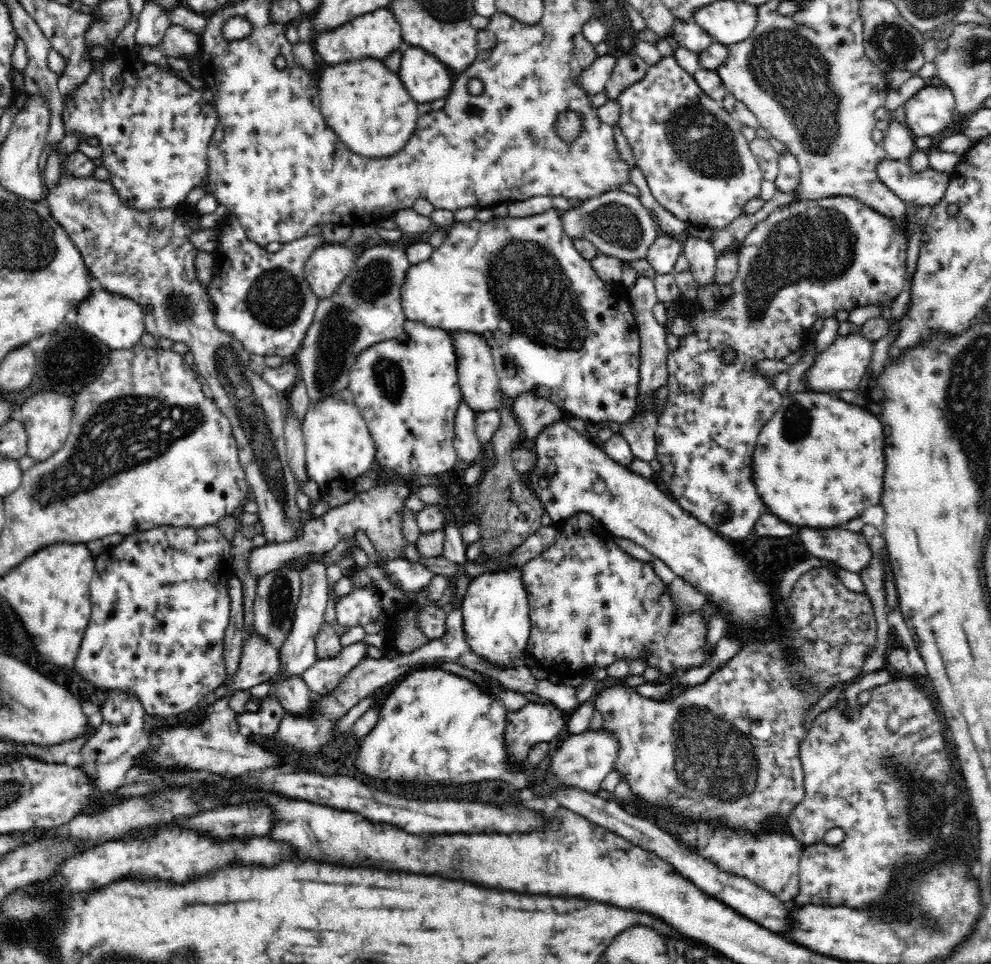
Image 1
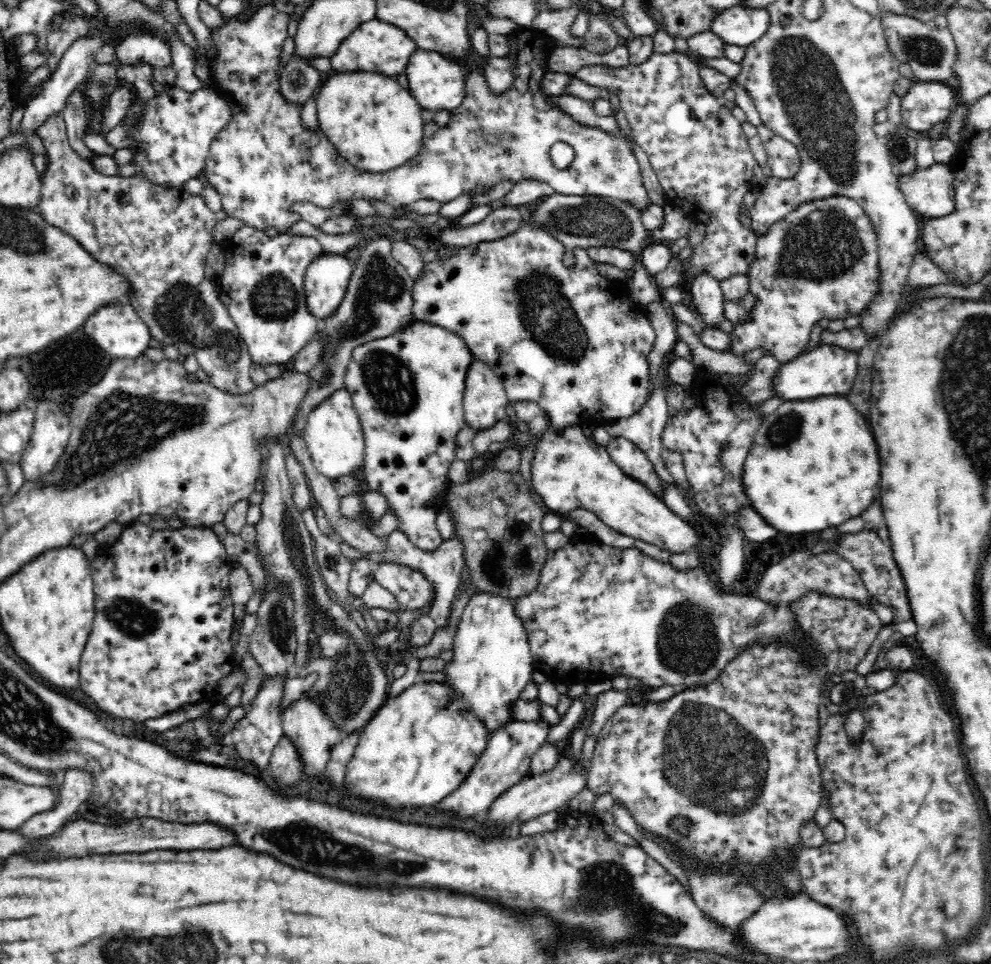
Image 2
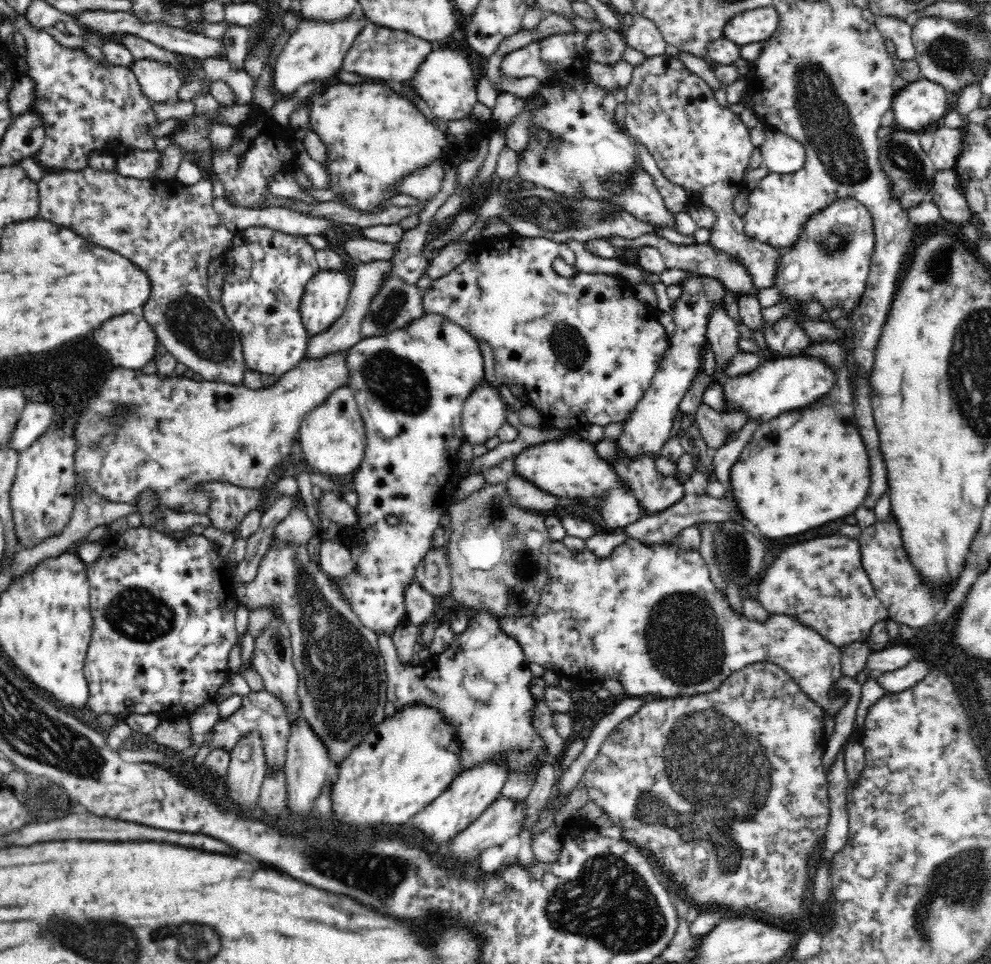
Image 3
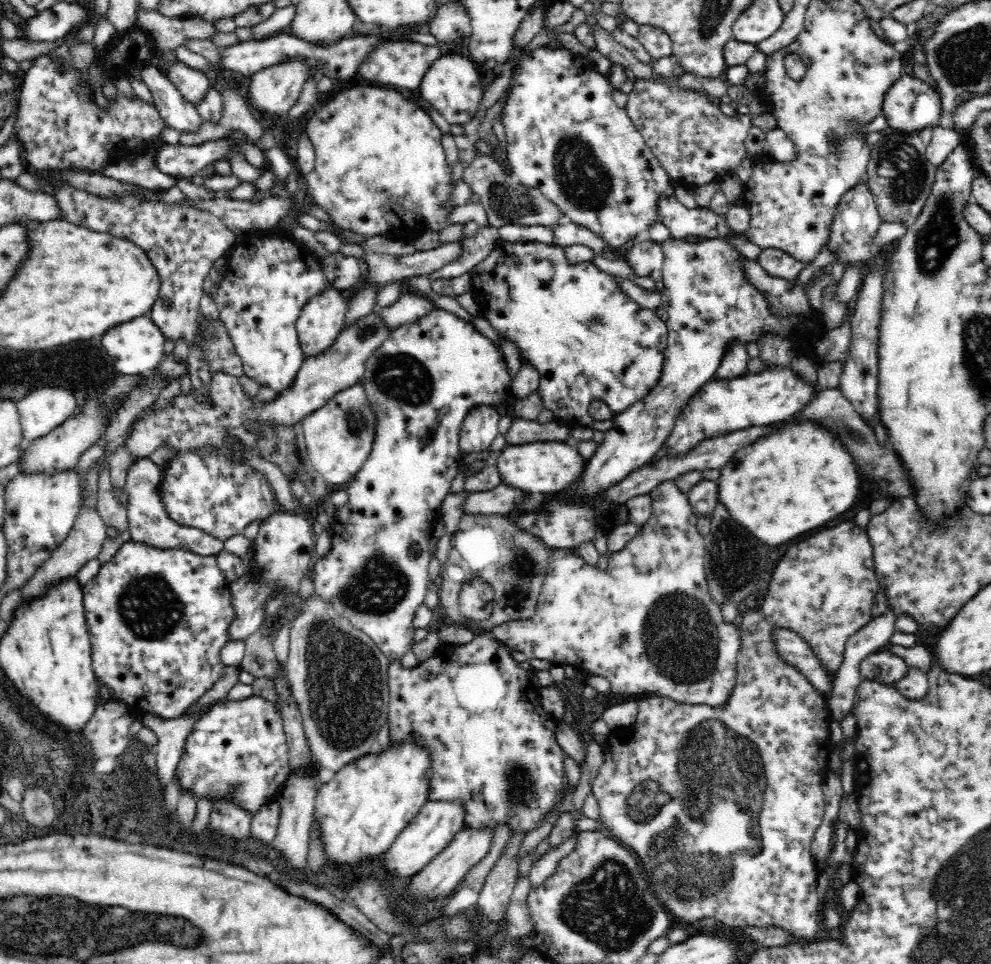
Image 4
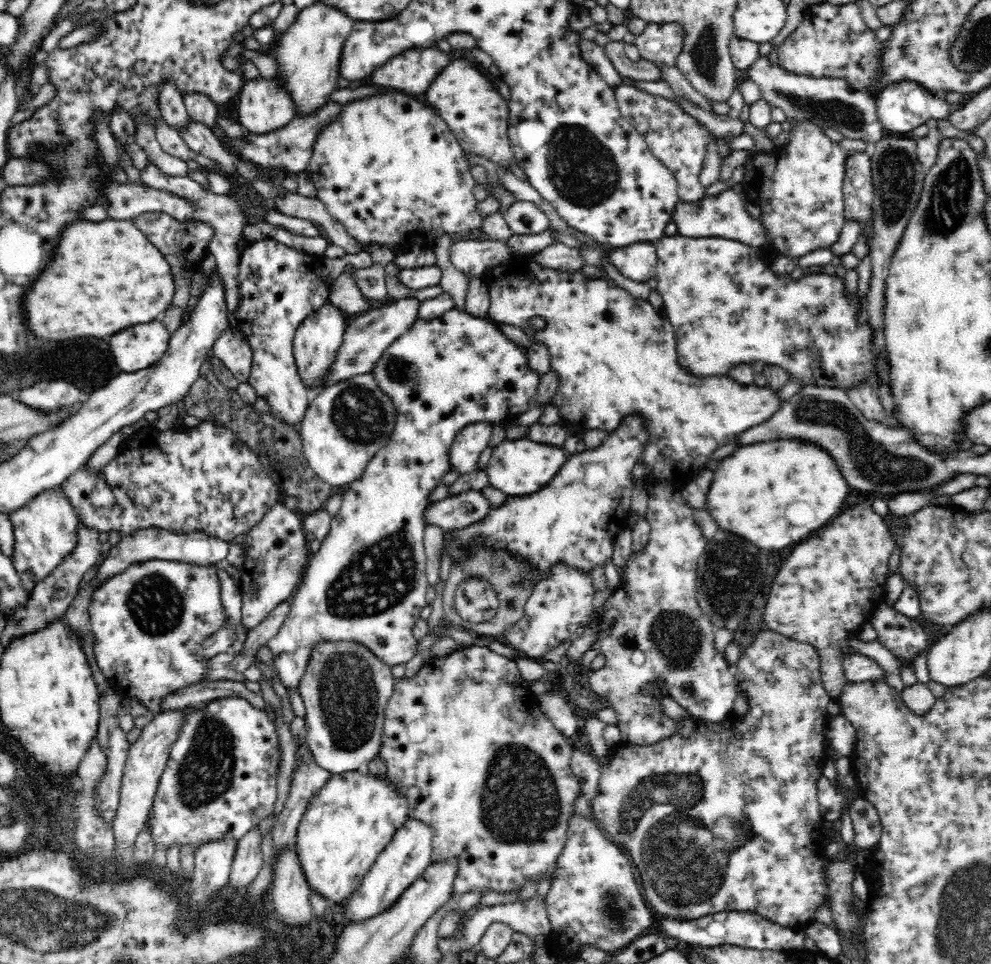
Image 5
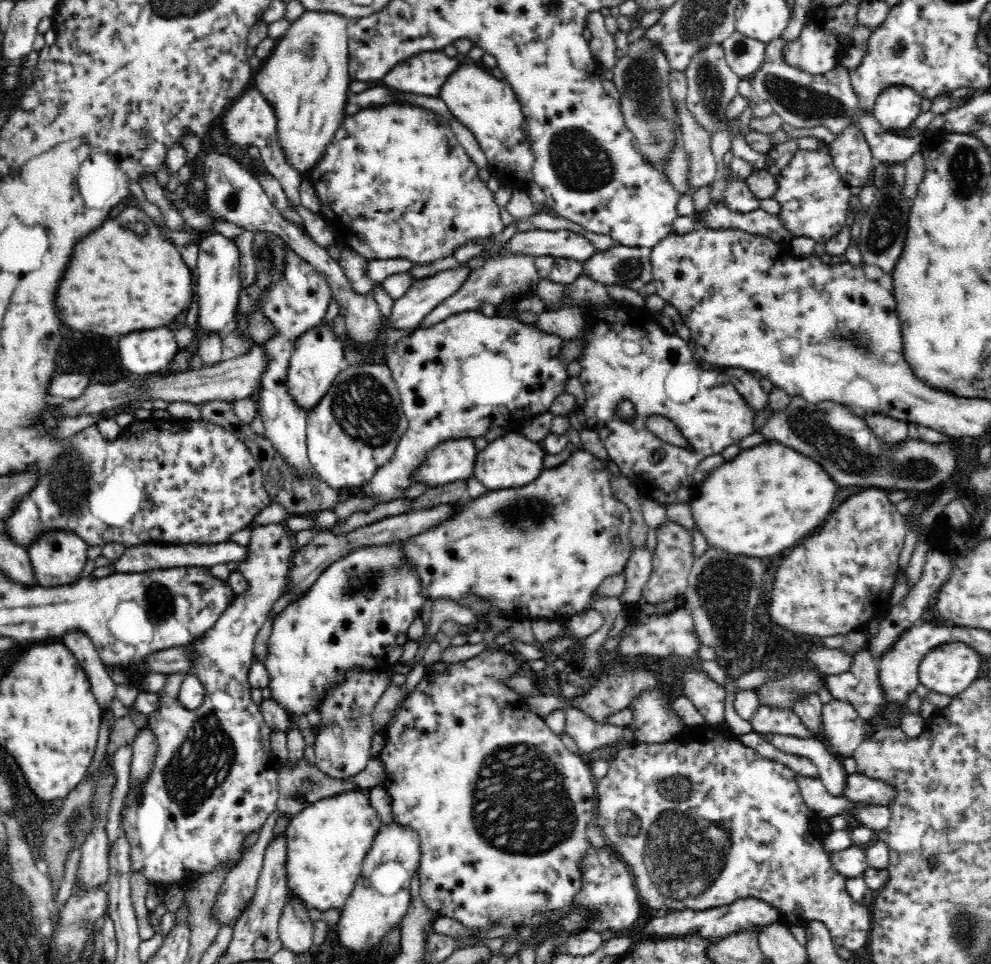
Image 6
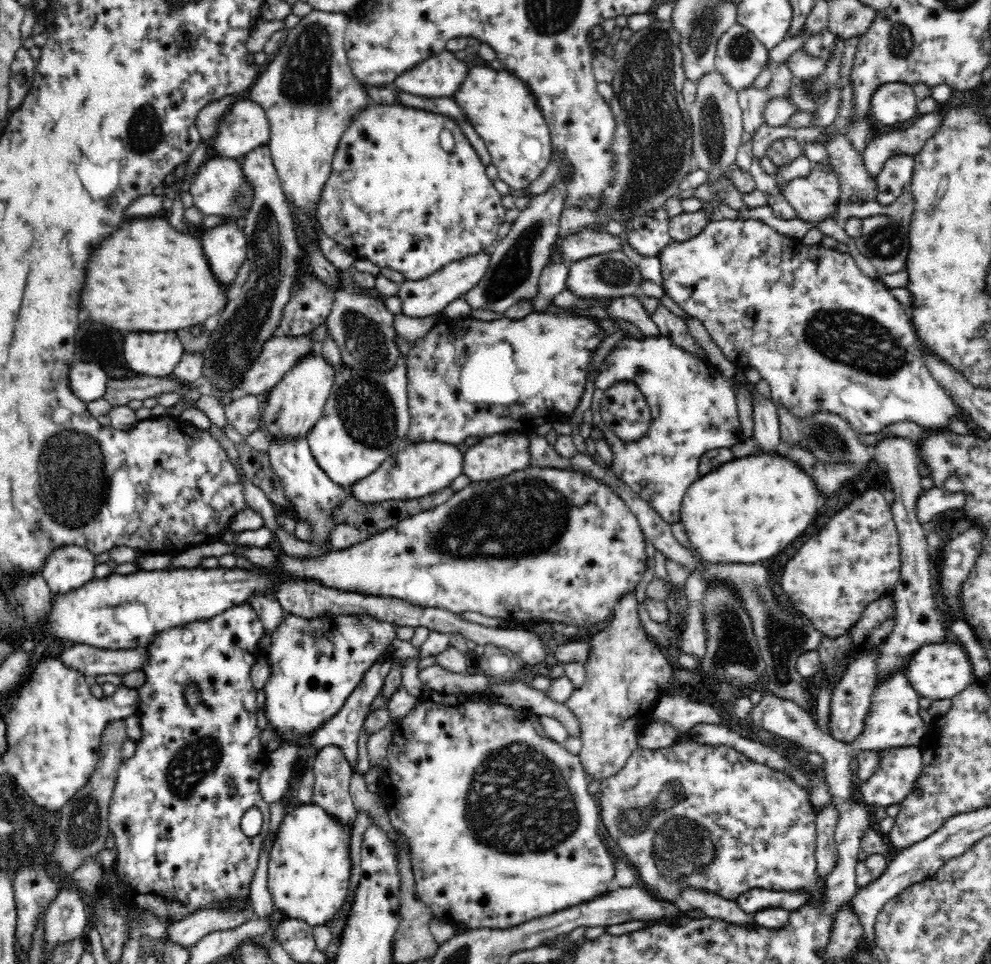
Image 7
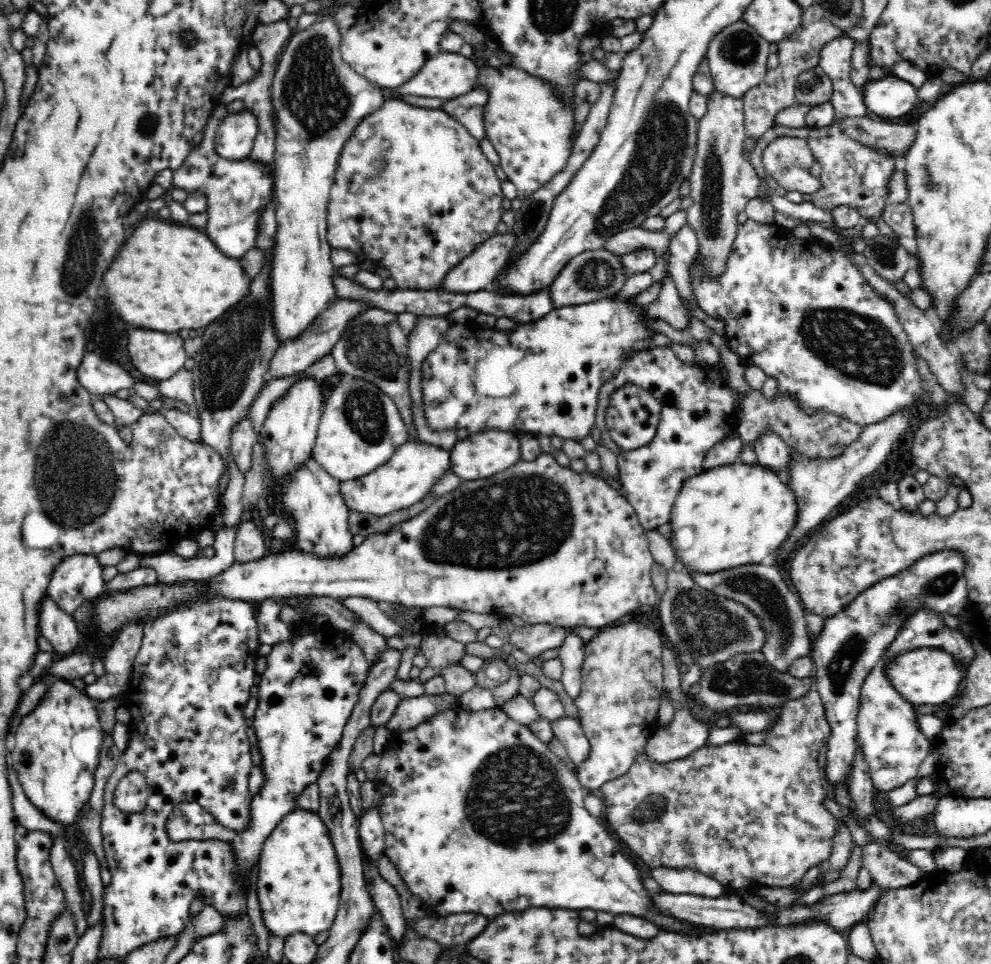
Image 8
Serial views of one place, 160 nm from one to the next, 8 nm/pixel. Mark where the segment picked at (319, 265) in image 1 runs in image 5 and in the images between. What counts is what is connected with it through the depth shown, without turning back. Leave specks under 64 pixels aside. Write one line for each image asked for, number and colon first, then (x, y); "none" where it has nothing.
2: (326, 278)
3: (325, 297)
4: (321, 320)
5: (316, 341)

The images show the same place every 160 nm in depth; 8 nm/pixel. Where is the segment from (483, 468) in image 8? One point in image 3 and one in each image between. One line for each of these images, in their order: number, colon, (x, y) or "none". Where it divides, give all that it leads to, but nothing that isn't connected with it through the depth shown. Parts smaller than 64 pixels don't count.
3: (568, 467)
4: (539, 467)
5: (519, 467)
6: (512, 461)
7: (496, 456)

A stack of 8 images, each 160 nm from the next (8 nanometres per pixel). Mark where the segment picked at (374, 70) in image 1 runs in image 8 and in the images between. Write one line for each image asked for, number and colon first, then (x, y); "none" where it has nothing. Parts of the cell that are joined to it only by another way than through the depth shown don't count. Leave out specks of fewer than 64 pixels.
2: (376, 124)
3: (374, 135)
4: (380, 168)
5: (389, 169)
6: (394, 181)
7: (394, 197)
8: (412, 190)

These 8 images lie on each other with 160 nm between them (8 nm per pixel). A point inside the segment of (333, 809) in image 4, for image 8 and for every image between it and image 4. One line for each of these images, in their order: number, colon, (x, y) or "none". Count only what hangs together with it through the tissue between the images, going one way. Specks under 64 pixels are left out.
5: (349, 822)
6: (326, 843)
7: (309, 866)
8: (299, 885)

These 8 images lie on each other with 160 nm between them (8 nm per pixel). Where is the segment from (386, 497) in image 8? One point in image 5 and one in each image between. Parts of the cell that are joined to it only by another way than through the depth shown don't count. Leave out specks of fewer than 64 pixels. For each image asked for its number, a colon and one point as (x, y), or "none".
5: (474, 438)
6: (454, 460)
7: (415, 471)

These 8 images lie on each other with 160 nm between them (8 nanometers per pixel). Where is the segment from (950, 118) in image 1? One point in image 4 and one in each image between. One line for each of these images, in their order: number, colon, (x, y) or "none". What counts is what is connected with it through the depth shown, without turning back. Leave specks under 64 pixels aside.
2: (925, 104)
3: (918, 104)
4: (910, 105)

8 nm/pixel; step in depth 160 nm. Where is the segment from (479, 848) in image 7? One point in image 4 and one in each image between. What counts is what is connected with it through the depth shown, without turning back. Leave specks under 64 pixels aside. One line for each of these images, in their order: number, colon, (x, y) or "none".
4: (473, 706)
5: (465, 740)
6: (499, 803)

